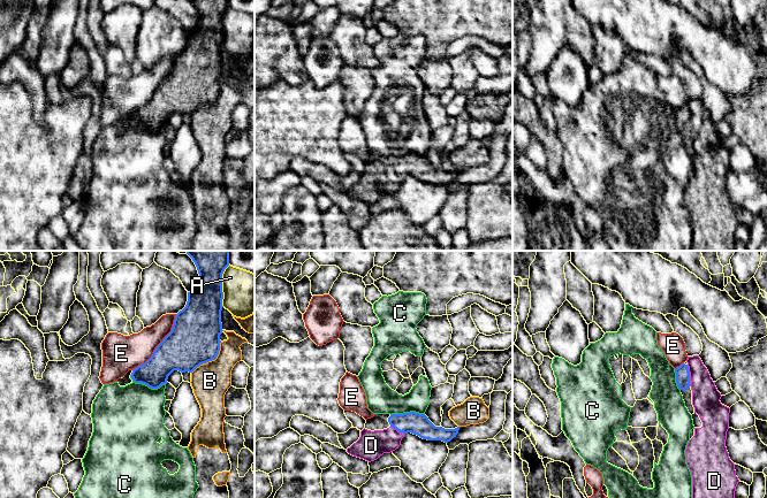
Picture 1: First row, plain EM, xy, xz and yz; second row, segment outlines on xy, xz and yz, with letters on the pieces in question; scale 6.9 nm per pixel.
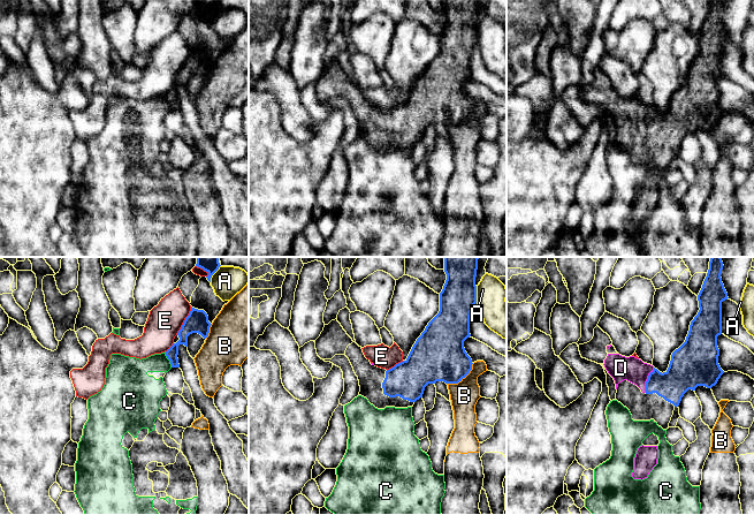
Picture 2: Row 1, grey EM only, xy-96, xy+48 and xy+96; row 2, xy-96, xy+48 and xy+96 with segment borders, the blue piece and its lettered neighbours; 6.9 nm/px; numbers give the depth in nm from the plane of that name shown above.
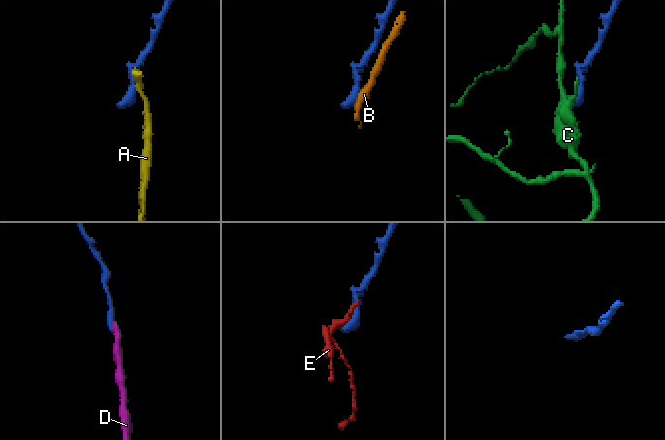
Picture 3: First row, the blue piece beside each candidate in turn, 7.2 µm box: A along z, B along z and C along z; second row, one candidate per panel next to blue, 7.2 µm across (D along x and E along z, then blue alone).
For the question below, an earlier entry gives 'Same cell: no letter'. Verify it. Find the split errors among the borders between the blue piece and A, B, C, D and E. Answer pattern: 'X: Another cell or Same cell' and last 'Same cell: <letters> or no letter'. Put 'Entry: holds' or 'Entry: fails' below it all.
A: Another cell
B: Another cell
C: Another cell
D: Same cell
E: Another cell
Same cell: D
Entry: fails

